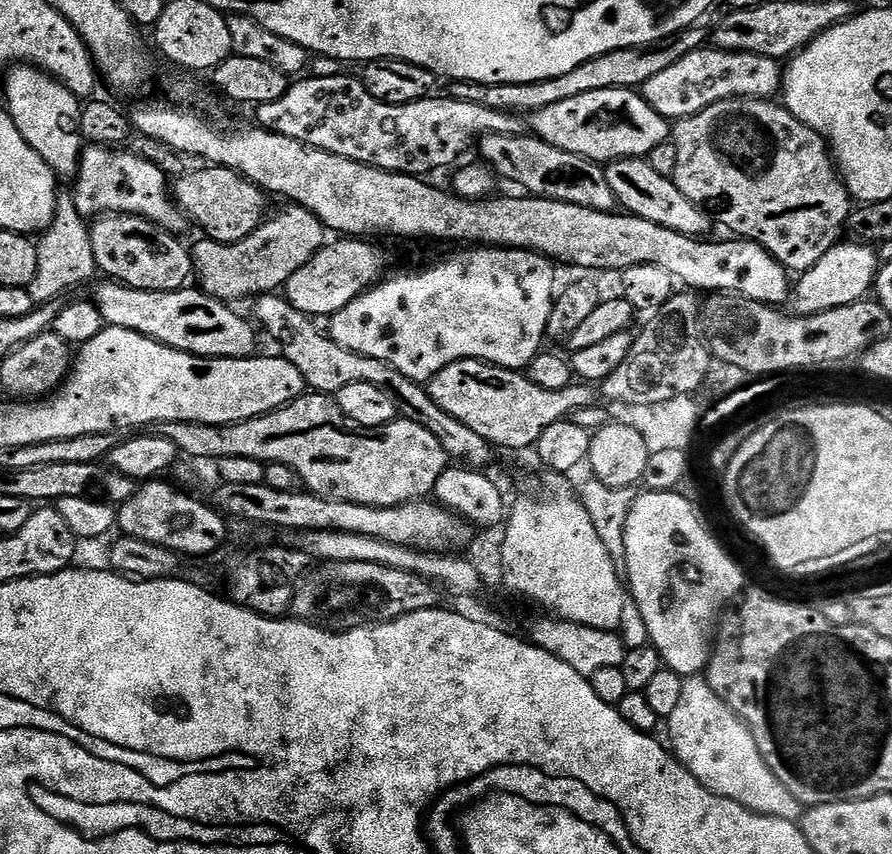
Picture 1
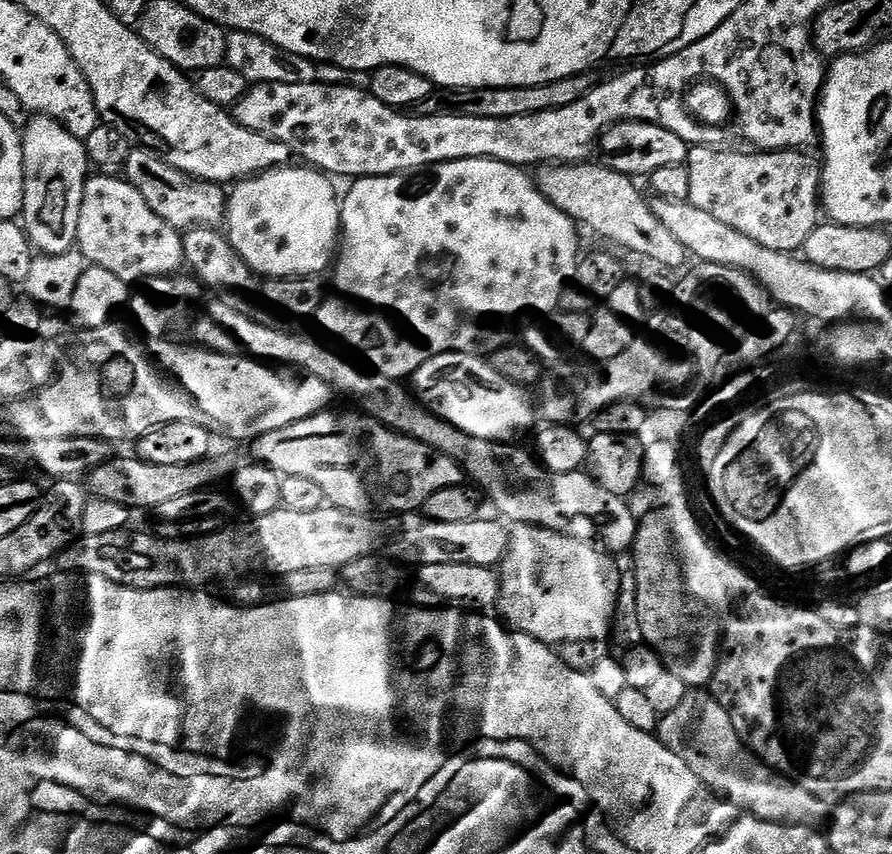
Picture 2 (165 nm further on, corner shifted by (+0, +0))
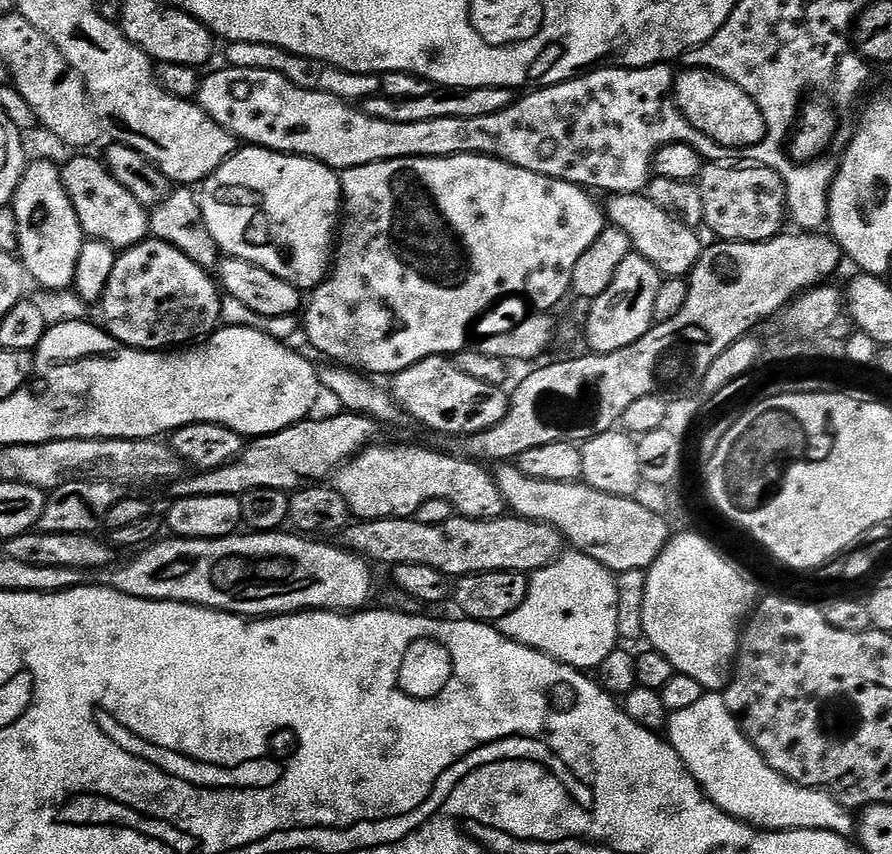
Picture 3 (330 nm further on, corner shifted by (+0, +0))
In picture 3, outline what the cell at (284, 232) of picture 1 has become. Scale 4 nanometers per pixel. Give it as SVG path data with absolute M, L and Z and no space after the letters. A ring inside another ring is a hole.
M244 146L237 150L226 163L218 166L213 176L203 181L203 188L204 192L199 193L202 214L206 218L206 226L210 234L214 234L214 242L221 253L237 256L246 262L254 262L254 266L262 266L262 270L270 270L270 274L278 274L278 278L290 282L301 290L315 290L327 277L334 260L334 241L338 236L338 221L342 216L340 177L328 165L320 164L317 160L310 160L307 156L290 156L287 152L271 152L269 148Z

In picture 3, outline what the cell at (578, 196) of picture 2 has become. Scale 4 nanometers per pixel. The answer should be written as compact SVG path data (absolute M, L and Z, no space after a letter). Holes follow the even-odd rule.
M617 192L607 197L606 216L615 227L626 230L633 249L645 256L665 277L687 277L698 262L702 243L696 235L697 229L687 228L678 218L666 214L662 206L654 206L646 194L638 192Z

